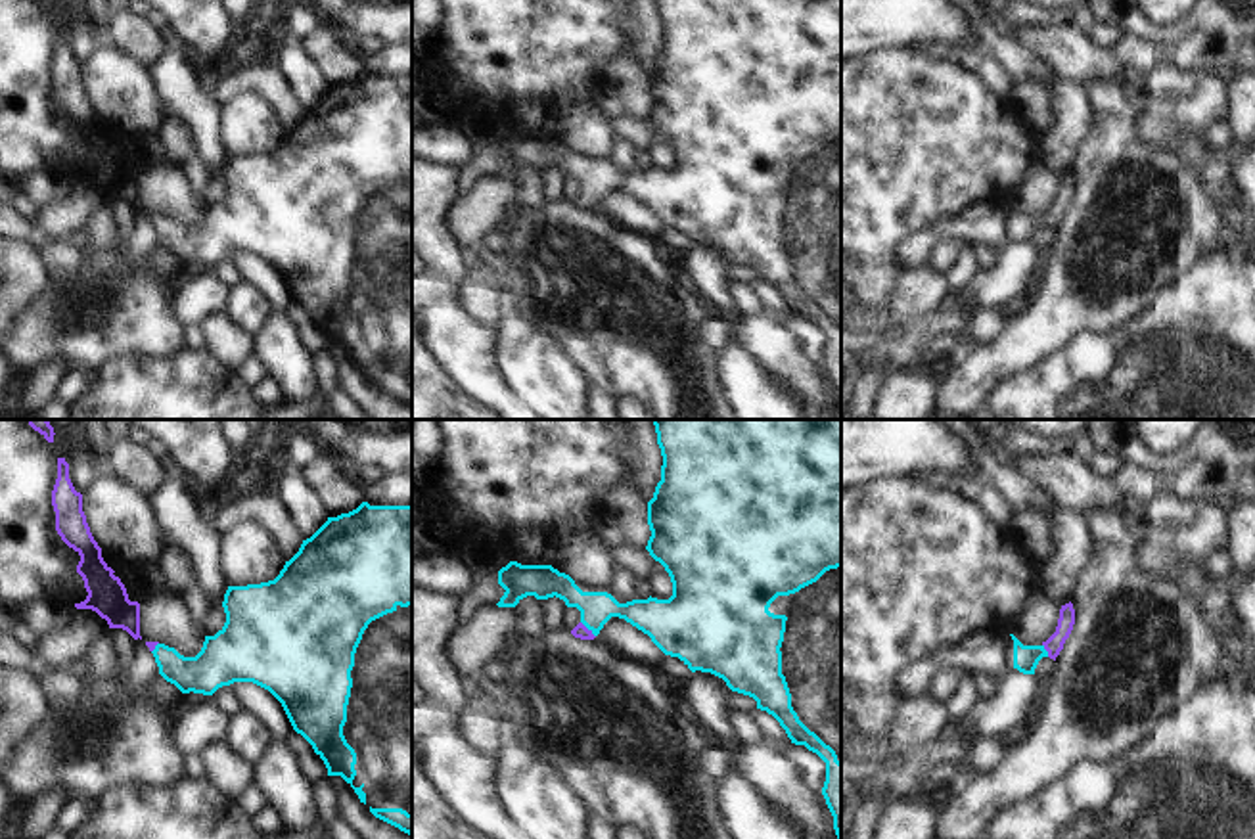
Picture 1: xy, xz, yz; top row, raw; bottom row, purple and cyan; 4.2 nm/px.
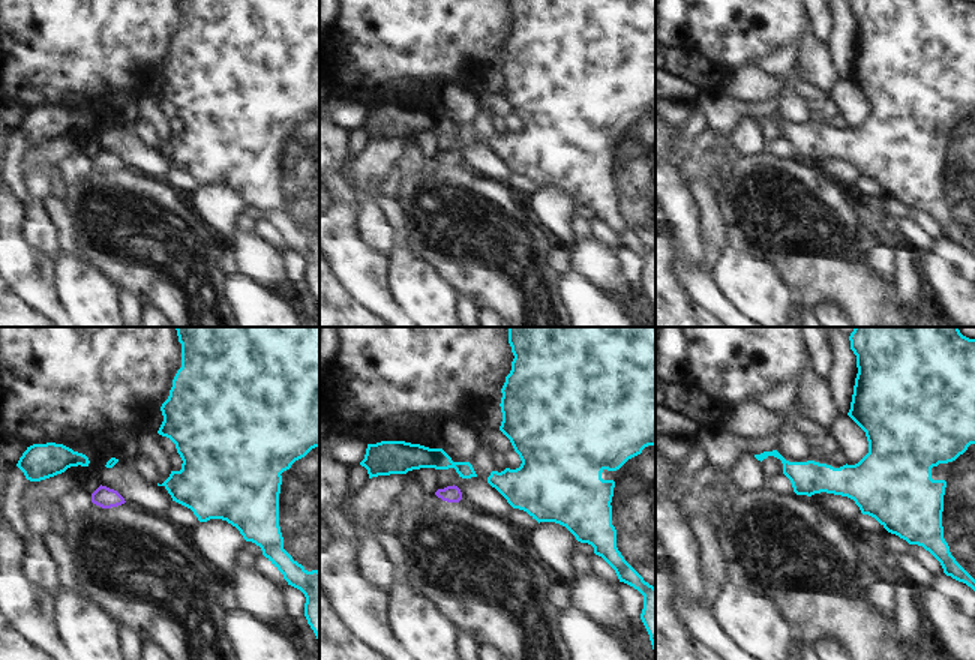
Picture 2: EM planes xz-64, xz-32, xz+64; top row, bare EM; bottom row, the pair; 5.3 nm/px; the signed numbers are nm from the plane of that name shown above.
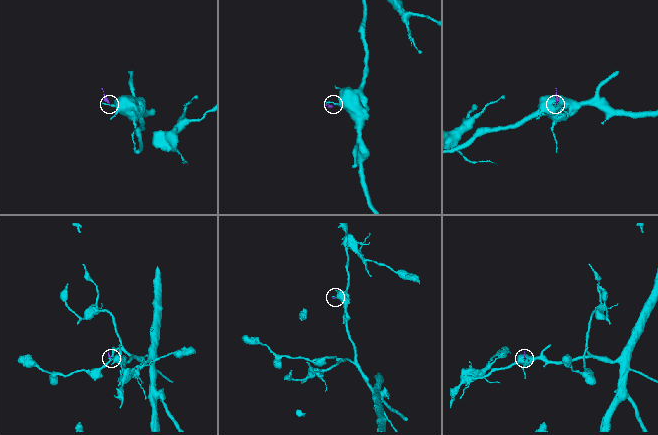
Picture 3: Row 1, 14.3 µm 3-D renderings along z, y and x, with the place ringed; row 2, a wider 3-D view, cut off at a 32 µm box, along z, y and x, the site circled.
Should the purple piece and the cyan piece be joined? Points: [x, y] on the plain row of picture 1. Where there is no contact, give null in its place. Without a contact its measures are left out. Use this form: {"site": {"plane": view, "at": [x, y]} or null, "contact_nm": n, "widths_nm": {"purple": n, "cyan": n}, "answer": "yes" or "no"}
{"site": {"plane": "xz", "at": [587, 200]}, "contact_nm": 90, "widths_nm": {"purple": 60, "cyan": 140}, "answer": "yes"}

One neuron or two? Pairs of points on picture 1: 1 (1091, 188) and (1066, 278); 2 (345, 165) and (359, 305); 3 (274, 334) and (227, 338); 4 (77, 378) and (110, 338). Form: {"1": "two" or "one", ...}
{"1": "one", "2": "one", "3": "two", "4": "two"}

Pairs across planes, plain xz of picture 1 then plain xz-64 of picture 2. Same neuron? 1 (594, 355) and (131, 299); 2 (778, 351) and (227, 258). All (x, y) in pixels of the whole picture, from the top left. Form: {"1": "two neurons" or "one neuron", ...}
{"1": "two neurons", "2": "two neurons"}

